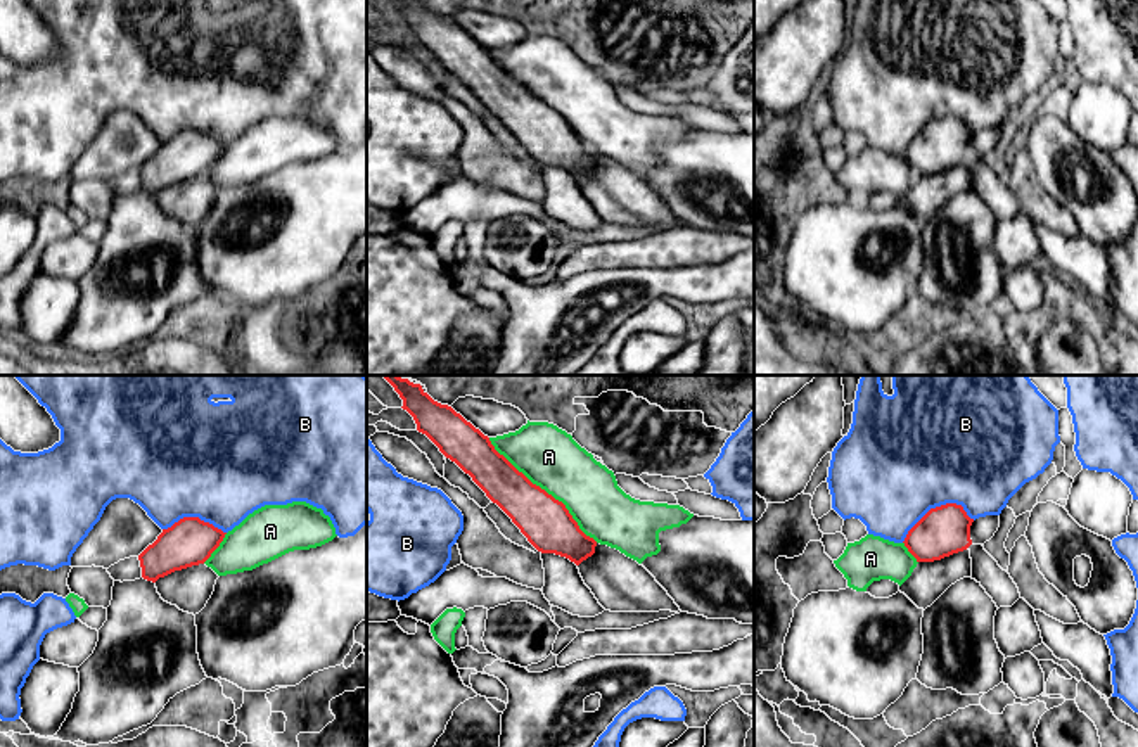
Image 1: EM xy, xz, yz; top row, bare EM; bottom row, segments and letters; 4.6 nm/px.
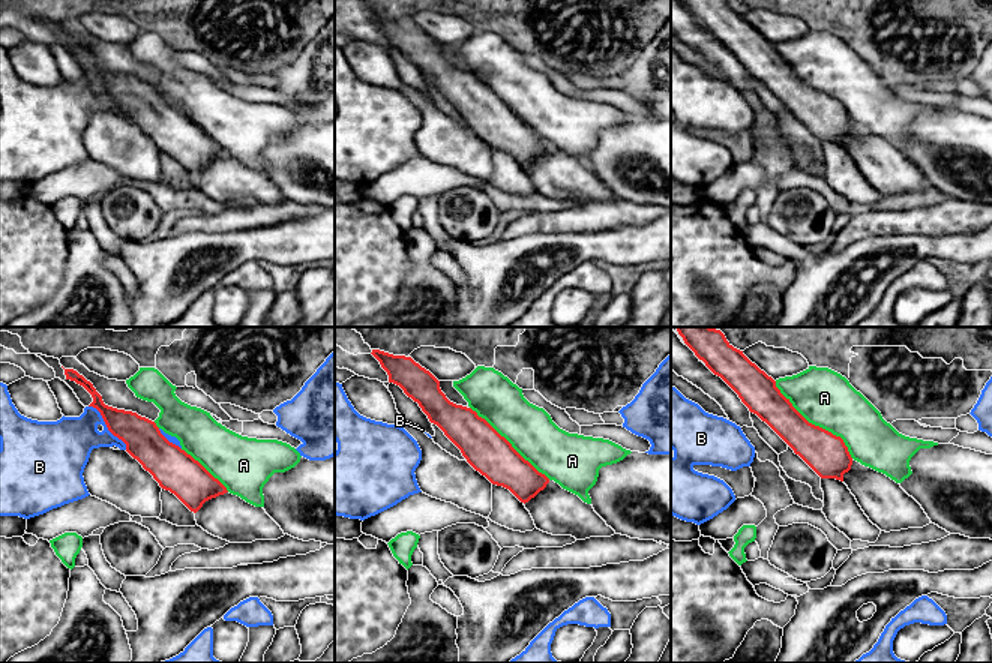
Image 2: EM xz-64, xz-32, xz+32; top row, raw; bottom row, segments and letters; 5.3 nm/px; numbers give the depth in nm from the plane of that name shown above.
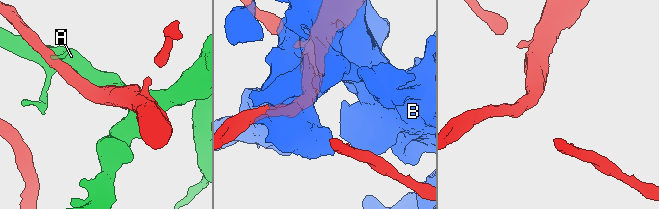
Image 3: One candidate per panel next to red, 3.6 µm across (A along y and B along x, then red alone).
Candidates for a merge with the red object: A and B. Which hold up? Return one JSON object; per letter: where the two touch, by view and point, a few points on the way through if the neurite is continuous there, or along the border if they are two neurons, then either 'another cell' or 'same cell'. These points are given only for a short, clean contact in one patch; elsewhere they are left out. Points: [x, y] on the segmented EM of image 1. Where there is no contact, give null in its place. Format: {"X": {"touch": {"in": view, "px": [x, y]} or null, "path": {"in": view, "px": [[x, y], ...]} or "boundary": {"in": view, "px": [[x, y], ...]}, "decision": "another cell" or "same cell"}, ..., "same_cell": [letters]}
{"A": {"touch": {"in": "xz", "px": [543, 490]}, "decision": "another cell"}, "B": {"touch": {"in": "yz", "px": [936, 507]}, "decision": "another cell"}, "same_cell": []}

